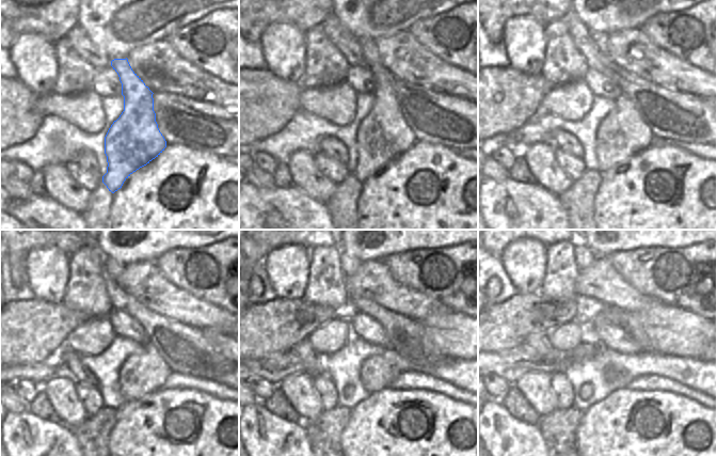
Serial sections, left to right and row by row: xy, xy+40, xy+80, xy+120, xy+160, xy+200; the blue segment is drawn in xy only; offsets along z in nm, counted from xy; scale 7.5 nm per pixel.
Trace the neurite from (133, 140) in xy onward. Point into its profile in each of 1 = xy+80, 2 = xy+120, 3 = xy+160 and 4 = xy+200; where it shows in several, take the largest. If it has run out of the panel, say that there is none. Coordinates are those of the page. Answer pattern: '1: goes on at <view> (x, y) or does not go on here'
1: goes on at xy+80 (621, 134)
2: goes on at xy+120 (141, 374)
3: goes on at xy+160 (377, 373)
4: goes on at xy+200 (584, 256)

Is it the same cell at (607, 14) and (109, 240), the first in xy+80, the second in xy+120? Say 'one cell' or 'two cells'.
one cell

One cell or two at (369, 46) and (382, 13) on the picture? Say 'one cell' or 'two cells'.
two cells

